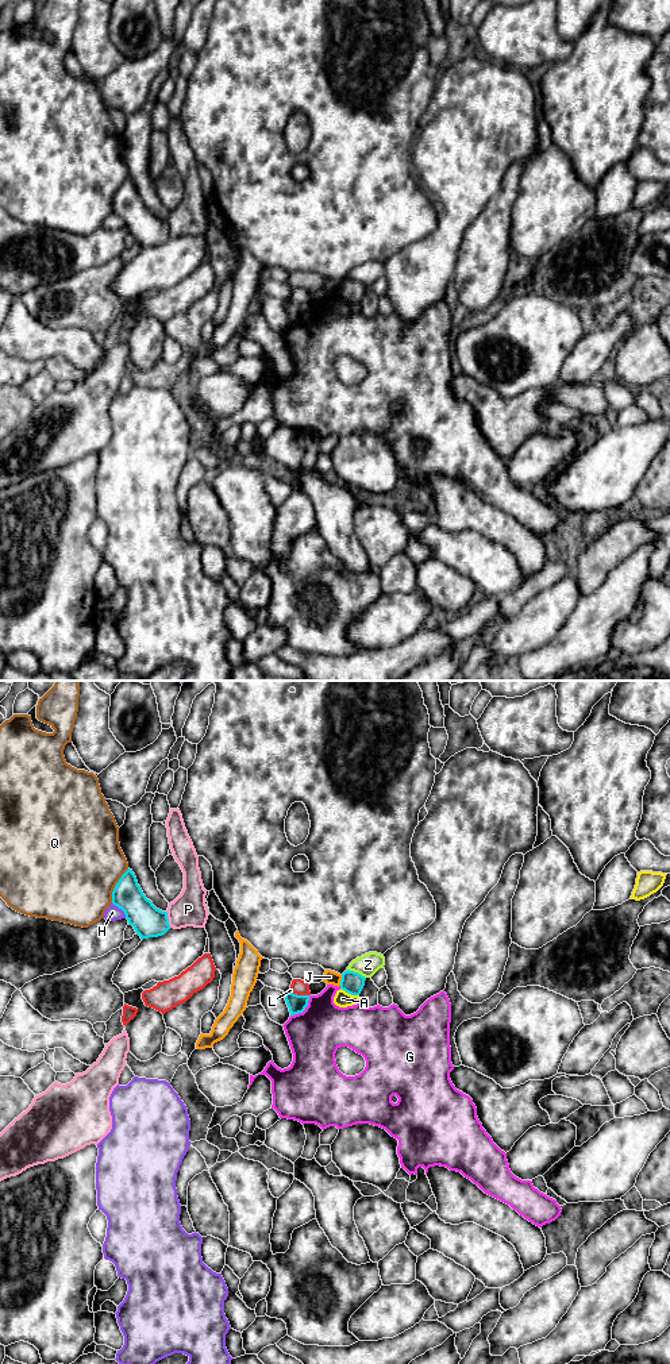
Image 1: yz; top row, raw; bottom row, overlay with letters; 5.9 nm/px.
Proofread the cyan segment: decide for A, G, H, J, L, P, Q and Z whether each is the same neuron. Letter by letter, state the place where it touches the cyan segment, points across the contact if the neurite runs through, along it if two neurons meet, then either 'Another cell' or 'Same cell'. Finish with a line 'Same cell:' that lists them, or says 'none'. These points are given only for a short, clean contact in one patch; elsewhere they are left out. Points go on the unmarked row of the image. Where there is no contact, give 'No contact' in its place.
A: Touches cyan at yz (350, 301). Another cell
G: Touches cyan at yz (304, 318). Another cell
H: Touches cyan at yz (120, 216). Another cell
J: Touches cyan at yz (341, 289). Another cell
L: Touches cyan at yz (299, 304). Boundary: yz (288, 299), (310, 304). Another cell
P: Touches cyan at yz (168, 228). Another cell
Q: Touches cyan at yz (115, 195). Another cell
Z: Touches cyan at yz (357, 281). Boundary: yz (347, 277), (359, 281), (365, 286). Another cell
Same cell: none

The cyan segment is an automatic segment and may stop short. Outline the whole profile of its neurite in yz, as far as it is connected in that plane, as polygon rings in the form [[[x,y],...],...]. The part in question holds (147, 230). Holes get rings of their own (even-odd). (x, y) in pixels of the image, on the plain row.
[[[130,177],[116,192],[112,200],[112,212],[124,220],[128,232],[134,235],[136,243],[139,243],[142,248],[162,244],[170,238],[168,220],[157,217],[153,211],[146,207],[138,193],[135,182]]]

